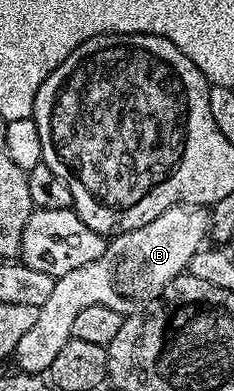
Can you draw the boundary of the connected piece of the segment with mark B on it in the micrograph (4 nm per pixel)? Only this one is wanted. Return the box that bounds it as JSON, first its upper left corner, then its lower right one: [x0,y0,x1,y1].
[16,203,210,375]

